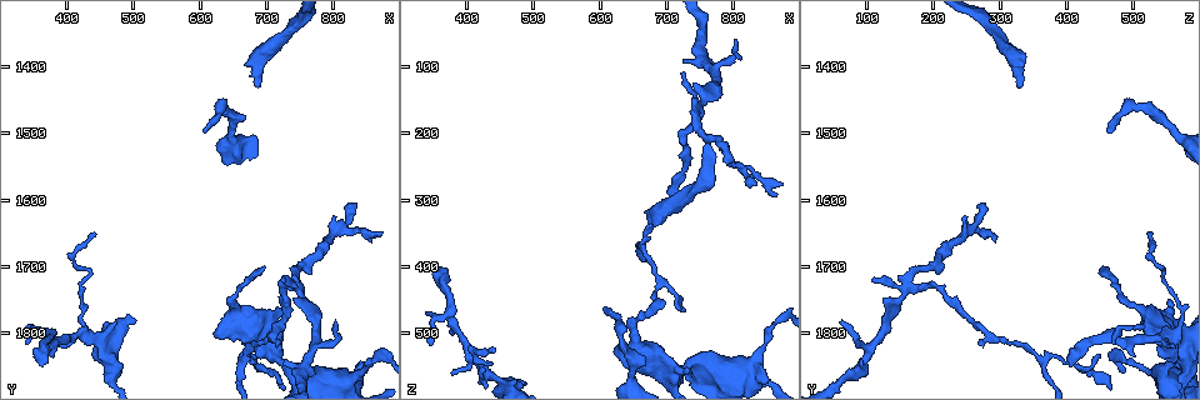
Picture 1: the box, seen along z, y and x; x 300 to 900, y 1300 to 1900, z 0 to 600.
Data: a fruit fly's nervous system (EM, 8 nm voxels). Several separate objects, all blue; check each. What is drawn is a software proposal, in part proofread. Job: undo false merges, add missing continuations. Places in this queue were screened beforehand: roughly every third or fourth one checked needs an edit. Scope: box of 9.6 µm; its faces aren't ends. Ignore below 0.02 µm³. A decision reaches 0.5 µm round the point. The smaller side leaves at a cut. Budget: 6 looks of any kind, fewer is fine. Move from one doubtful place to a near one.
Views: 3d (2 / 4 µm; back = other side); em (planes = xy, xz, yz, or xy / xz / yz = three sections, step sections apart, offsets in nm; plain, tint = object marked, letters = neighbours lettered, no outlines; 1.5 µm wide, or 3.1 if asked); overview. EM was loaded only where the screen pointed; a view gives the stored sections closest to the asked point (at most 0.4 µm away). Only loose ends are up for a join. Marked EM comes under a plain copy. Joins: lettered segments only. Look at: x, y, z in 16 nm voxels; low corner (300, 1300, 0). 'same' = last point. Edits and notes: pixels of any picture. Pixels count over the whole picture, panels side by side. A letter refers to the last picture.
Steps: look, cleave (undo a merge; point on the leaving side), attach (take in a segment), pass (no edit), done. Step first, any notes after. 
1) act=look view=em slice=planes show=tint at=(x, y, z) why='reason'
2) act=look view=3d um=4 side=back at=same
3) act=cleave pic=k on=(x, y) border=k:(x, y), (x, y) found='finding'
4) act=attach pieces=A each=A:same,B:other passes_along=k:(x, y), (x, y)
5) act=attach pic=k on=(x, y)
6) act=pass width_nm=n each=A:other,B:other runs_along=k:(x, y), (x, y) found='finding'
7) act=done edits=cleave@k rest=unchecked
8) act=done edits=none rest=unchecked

act=look view=3d um=2 at=(365, 1850, 400)

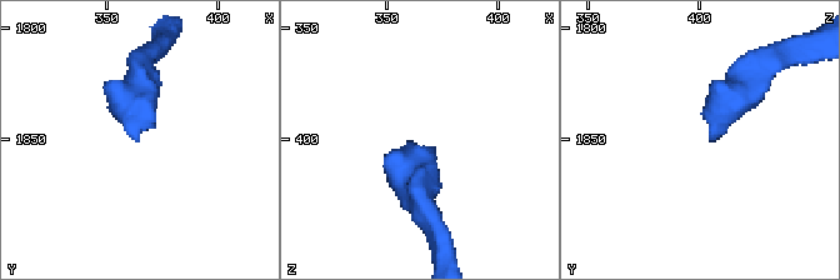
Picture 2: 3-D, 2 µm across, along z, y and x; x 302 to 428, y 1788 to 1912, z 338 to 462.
act=look view=em slice=yz step=8 show=letters at=(365, 1851, 403)

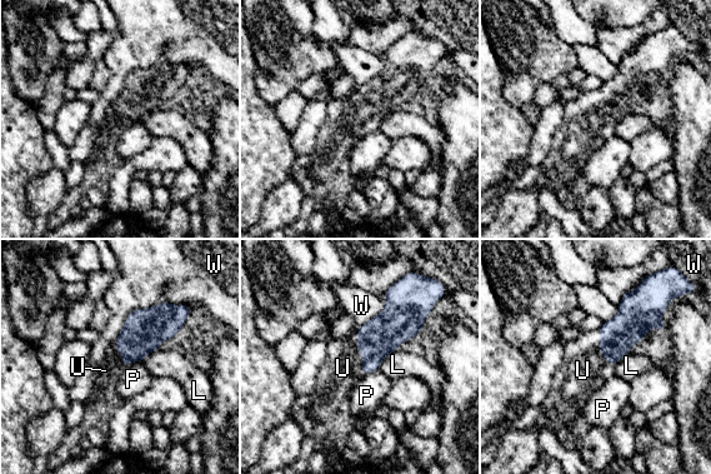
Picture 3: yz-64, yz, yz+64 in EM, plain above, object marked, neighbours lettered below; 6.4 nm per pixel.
act=look view=em slice=planes show=letters at=same why='cut it another way'

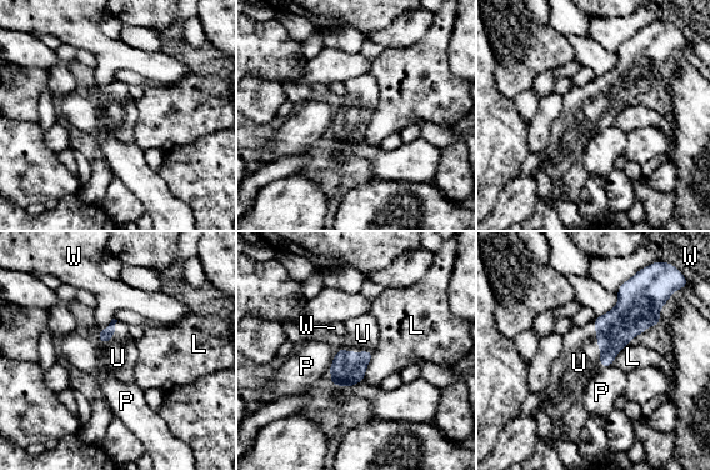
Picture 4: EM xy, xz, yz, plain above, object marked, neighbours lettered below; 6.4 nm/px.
act=attach pieces=U width_nm=130 each=L:other,P:other,U:same,W:other passes_along=4:(615, 329), (598, 345), (579, 362) found='the neuron continues'

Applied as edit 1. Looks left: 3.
act=look view=overview

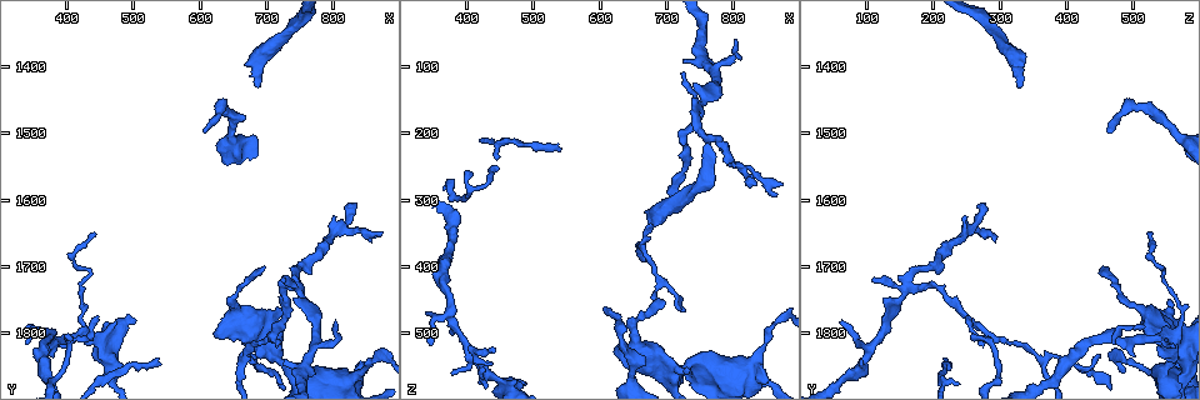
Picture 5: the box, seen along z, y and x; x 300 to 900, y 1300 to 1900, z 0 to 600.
act=look view=em slice=yz step=4 show=tint at=(730, 1755, 550) why='free end'

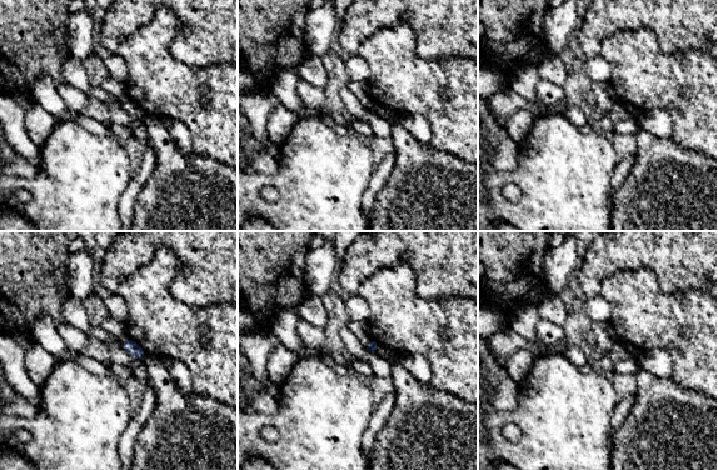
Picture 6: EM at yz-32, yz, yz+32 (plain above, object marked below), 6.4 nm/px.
act=look view=em slice=planes show=letters at=same

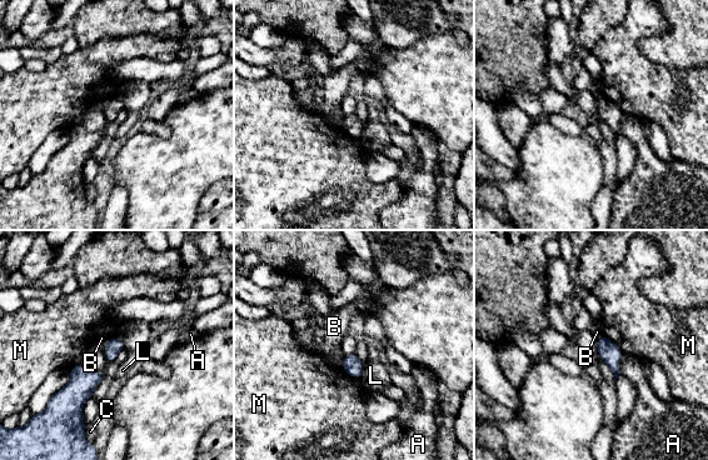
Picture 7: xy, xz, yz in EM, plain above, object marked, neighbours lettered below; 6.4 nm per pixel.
act=pass each=A:other,B:other,C:other,L:other,M:other border=7:(114, 334), (103, 350) found='none of them fits'

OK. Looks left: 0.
act=done edits=attach@4 rest=unchecked

